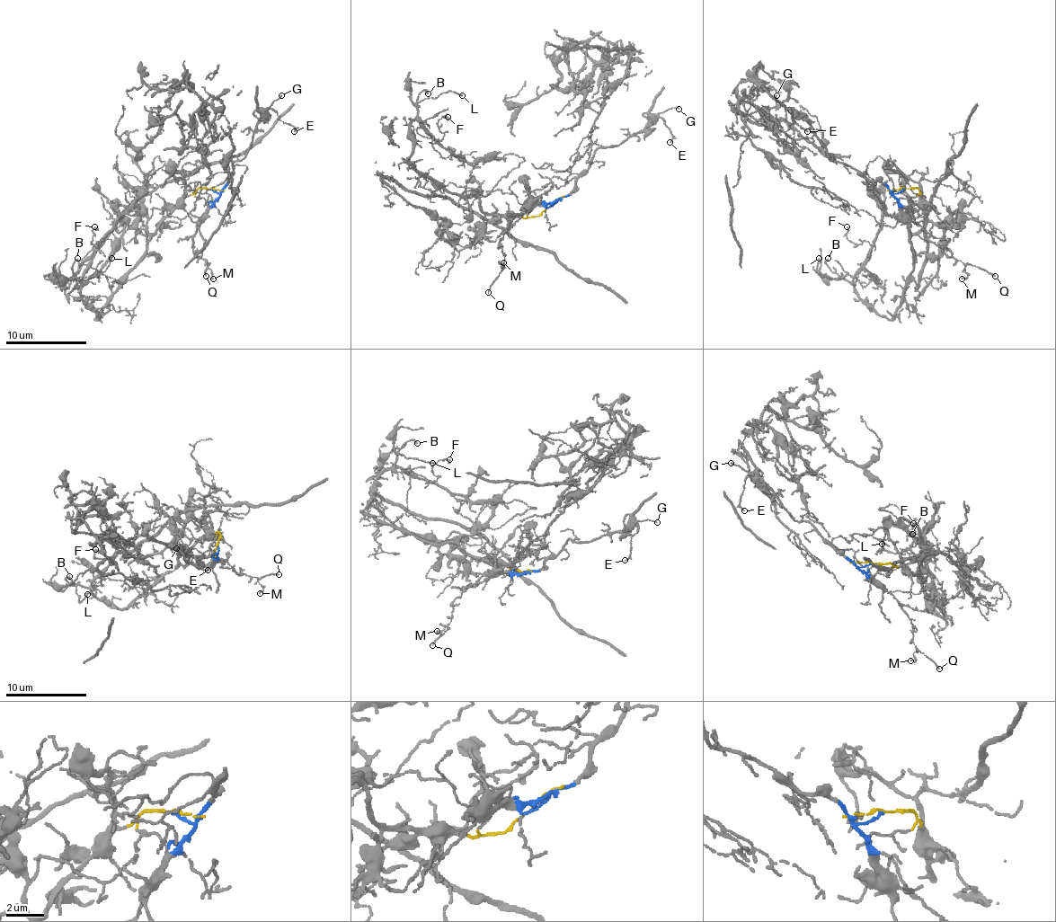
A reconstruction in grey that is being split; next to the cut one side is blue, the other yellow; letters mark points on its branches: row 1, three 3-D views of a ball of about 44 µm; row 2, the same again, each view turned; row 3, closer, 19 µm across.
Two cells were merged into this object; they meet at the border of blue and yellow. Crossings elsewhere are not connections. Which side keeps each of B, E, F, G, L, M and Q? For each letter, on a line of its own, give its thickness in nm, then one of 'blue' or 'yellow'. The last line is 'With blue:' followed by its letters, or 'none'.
B: 140 nm | yellow
E: 120 nm | blue
F: 150 nm | yellow
G: 90 nm | blue
L: 100 nm | yellow
M: 130 nm | blue
Q: 130 nm | blue
With blue: E, G, M, Q

